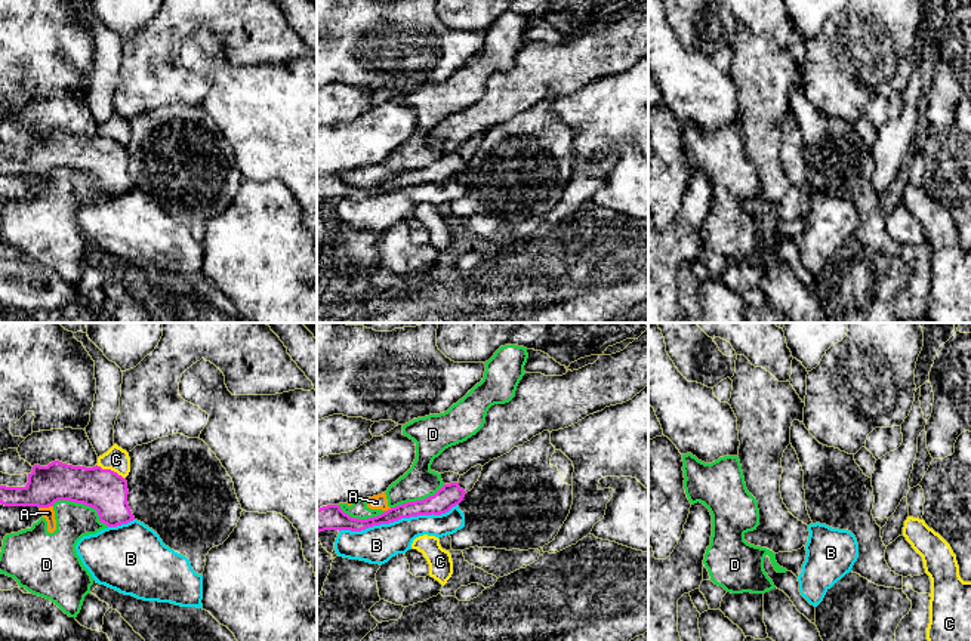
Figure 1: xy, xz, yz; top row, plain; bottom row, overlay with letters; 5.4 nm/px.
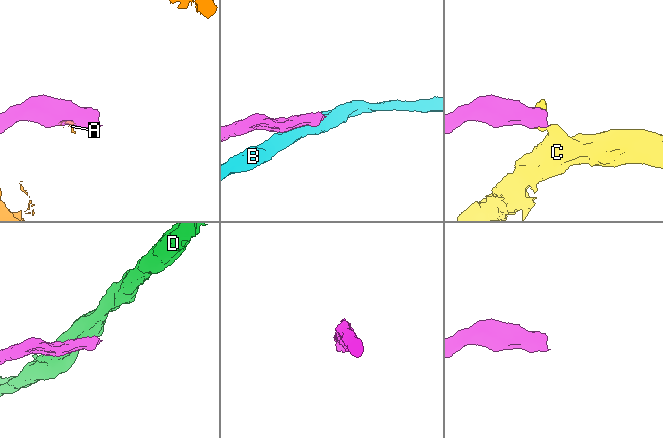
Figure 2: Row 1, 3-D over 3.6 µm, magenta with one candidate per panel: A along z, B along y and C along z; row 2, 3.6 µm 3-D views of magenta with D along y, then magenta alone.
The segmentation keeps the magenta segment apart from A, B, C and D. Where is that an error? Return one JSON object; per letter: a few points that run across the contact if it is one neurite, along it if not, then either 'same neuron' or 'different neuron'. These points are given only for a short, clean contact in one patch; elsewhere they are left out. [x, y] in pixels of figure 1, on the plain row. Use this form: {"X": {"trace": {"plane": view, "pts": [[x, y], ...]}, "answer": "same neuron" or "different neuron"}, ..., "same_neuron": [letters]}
{"A": {"trace": {"plane": "xy", "pts": [[52, 173], [40, 176]]}, "answer": "different neuron"}, "B": {"answer": "different neuron"}, "C": {"trace": {"plane": "xy", "pts": [[96, 132], [116, 139], [125, 147]]}, "answer": "different neuron"}, "D": {"answer": "different neuron"}, "same_neuron": []}

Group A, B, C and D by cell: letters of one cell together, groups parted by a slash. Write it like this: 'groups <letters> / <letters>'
groups A D / B / C

